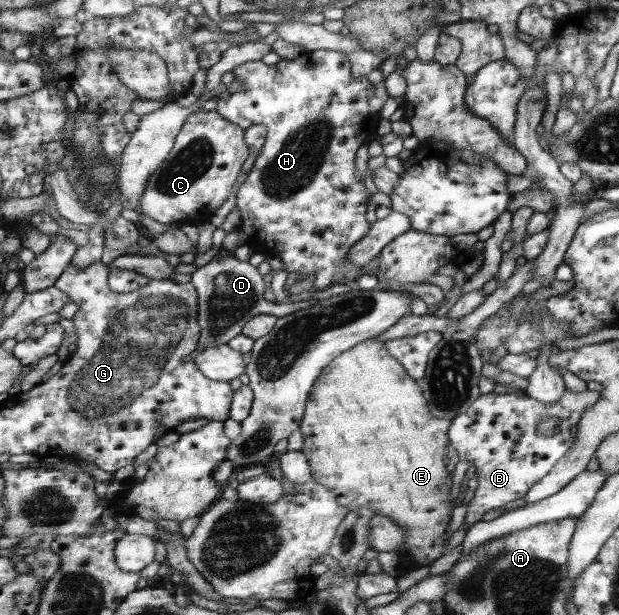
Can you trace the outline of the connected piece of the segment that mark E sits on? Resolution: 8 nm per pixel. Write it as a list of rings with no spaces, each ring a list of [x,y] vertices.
[[[372,339],[371,341],[358,343],[355,348],[338,355],[325,367],[323,373],[312,387],[311,400],[307,403],[304,417],[299,423],[299,428],[304,437],[300,450],[307,456],[310,463],[312,480],[332,489],[337,501],[340,501],[341,505],[349,509],[349,512],[361,507],[371,508],[375,514],[383,515],[393,520],[393,523],[399,524],[401,529],[405,530],[405,543],[402,543],[401,547],[395,551],[394,563],[396,570],[394,574],[397,579],[404,576],[409,569],[423,565],[429,566],[435,559],[438,560],[443,556],[445,545],[447,545],[445,533],[447,533],[449,519],[451,519],[451,493],[449,491],[451,491],[452,477],[449,476],[449,471],[445,469],[445,453],[447,453],[447,443],[450,443],[450,441],[447,439],[445,431],[449,431],[449,426],[452,423],[446,419],[437,419],[429,413],[428,401],[425,399],[418,382],[408,374],[400,360],[388,351],[383,340]]]

